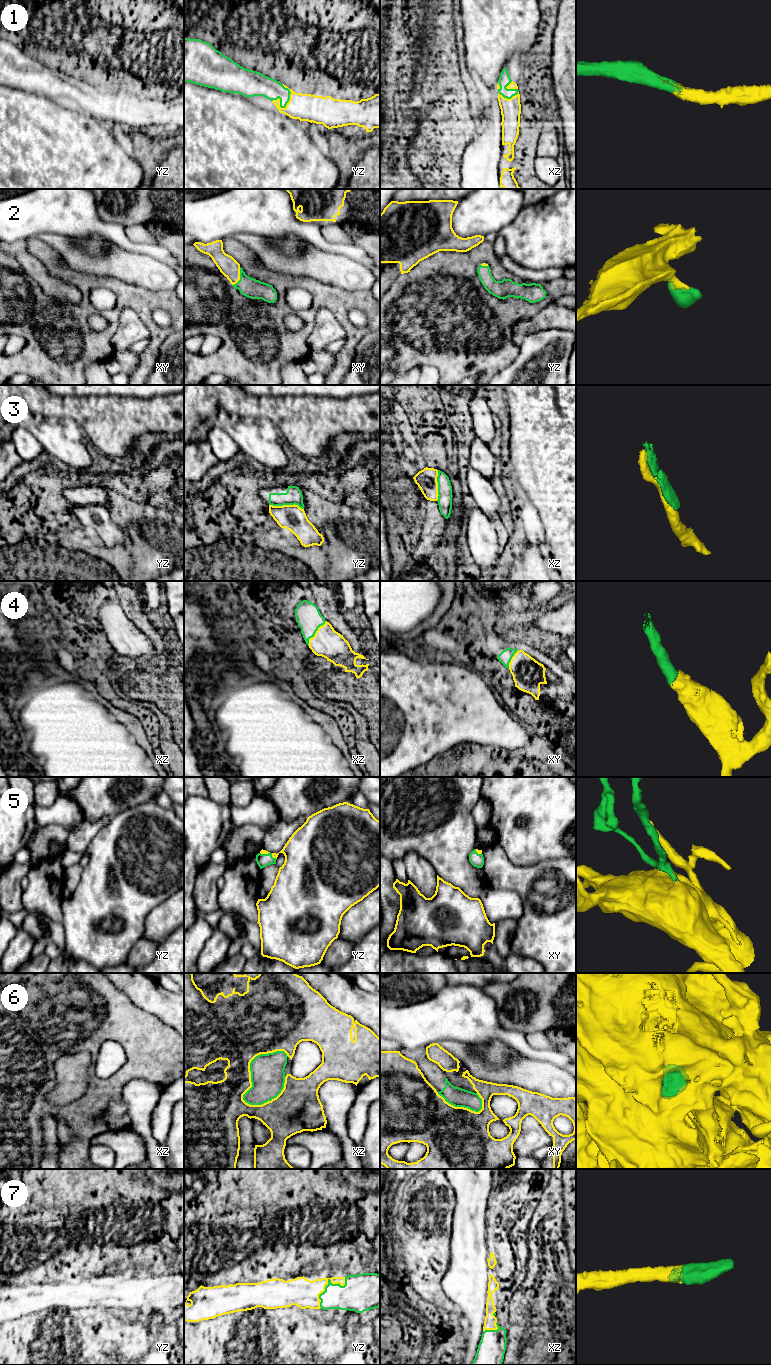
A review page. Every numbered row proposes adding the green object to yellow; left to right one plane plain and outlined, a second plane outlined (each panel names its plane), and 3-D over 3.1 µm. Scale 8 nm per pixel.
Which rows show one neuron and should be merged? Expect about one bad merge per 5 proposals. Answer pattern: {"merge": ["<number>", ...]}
{"merge": ["1", "2", "4", "5", "7"]}

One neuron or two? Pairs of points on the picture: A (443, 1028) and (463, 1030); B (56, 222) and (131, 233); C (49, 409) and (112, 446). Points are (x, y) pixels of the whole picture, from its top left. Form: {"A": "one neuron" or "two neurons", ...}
{"A": "one neuron", "B": "two neurons", "C": "one neuron"}

